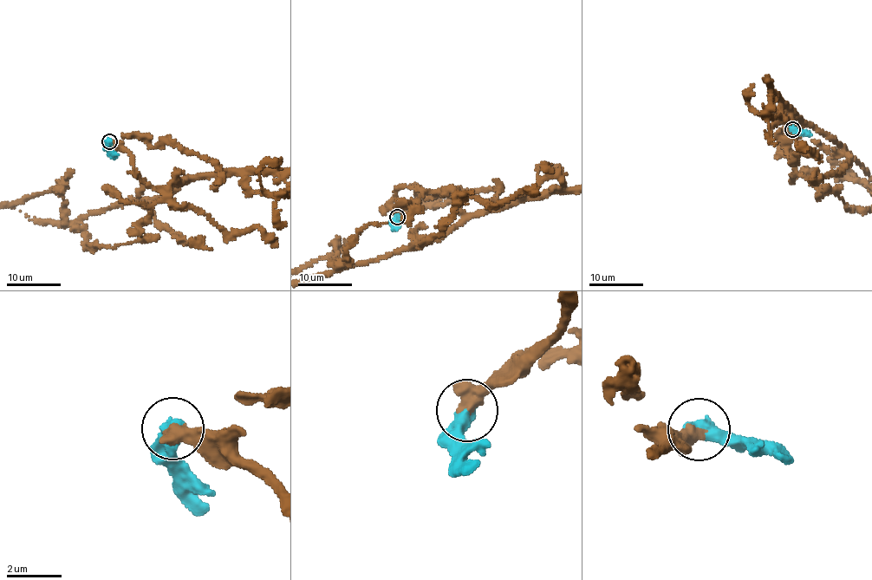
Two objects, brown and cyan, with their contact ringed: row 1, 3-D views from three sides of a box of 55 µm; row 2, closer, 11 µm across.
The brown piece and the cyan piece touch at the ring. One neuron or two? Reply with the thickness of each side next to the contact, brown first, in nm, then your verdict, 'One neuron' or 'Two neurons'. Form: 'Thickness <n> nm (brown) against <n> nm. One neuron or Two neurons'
Thickness 600 nm (brown) against 650 nm. One neuron

